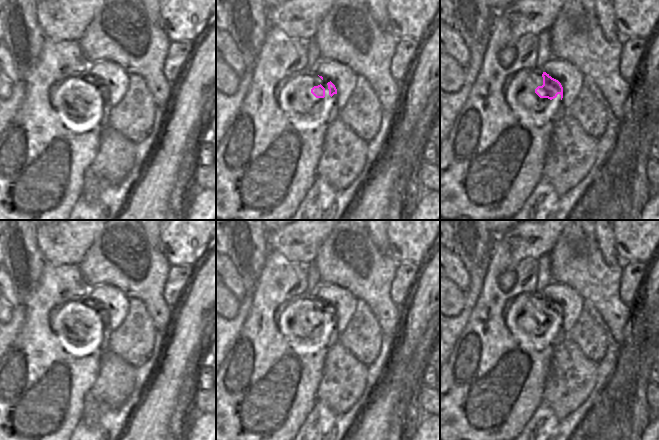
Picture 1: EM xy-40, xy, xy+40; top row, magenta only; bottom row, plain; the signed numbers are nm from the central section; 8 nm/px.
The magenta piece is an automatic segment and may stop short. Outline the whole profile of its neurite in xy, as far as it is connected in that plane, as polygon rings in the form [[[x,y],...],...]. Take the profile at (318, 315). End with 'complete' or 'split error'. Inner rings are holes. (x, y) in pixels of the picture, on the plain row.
[[[319,300],[322,305],[321,308],[318,310],[314,310],[311,313],[311,317],[316,322],[324,322],[325,321],[325,313],[329,313],[329,319],[332,321],[334,318],[337,318],[337,313],[335,309],[330,304],[324,304],[322,300]]]; split error

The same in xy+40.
[[[543,296],[542,301],[543,301],[543,309],[538,310],[535,313],[535,317],[540,322],[548,322],[550,324],[556,322],[557,319],[560,318],[561,324],[562,324],[562,322],[563,322],[563,311],[562,311],[561,307],[558,304],[552,302],[546,296]]]; complete

